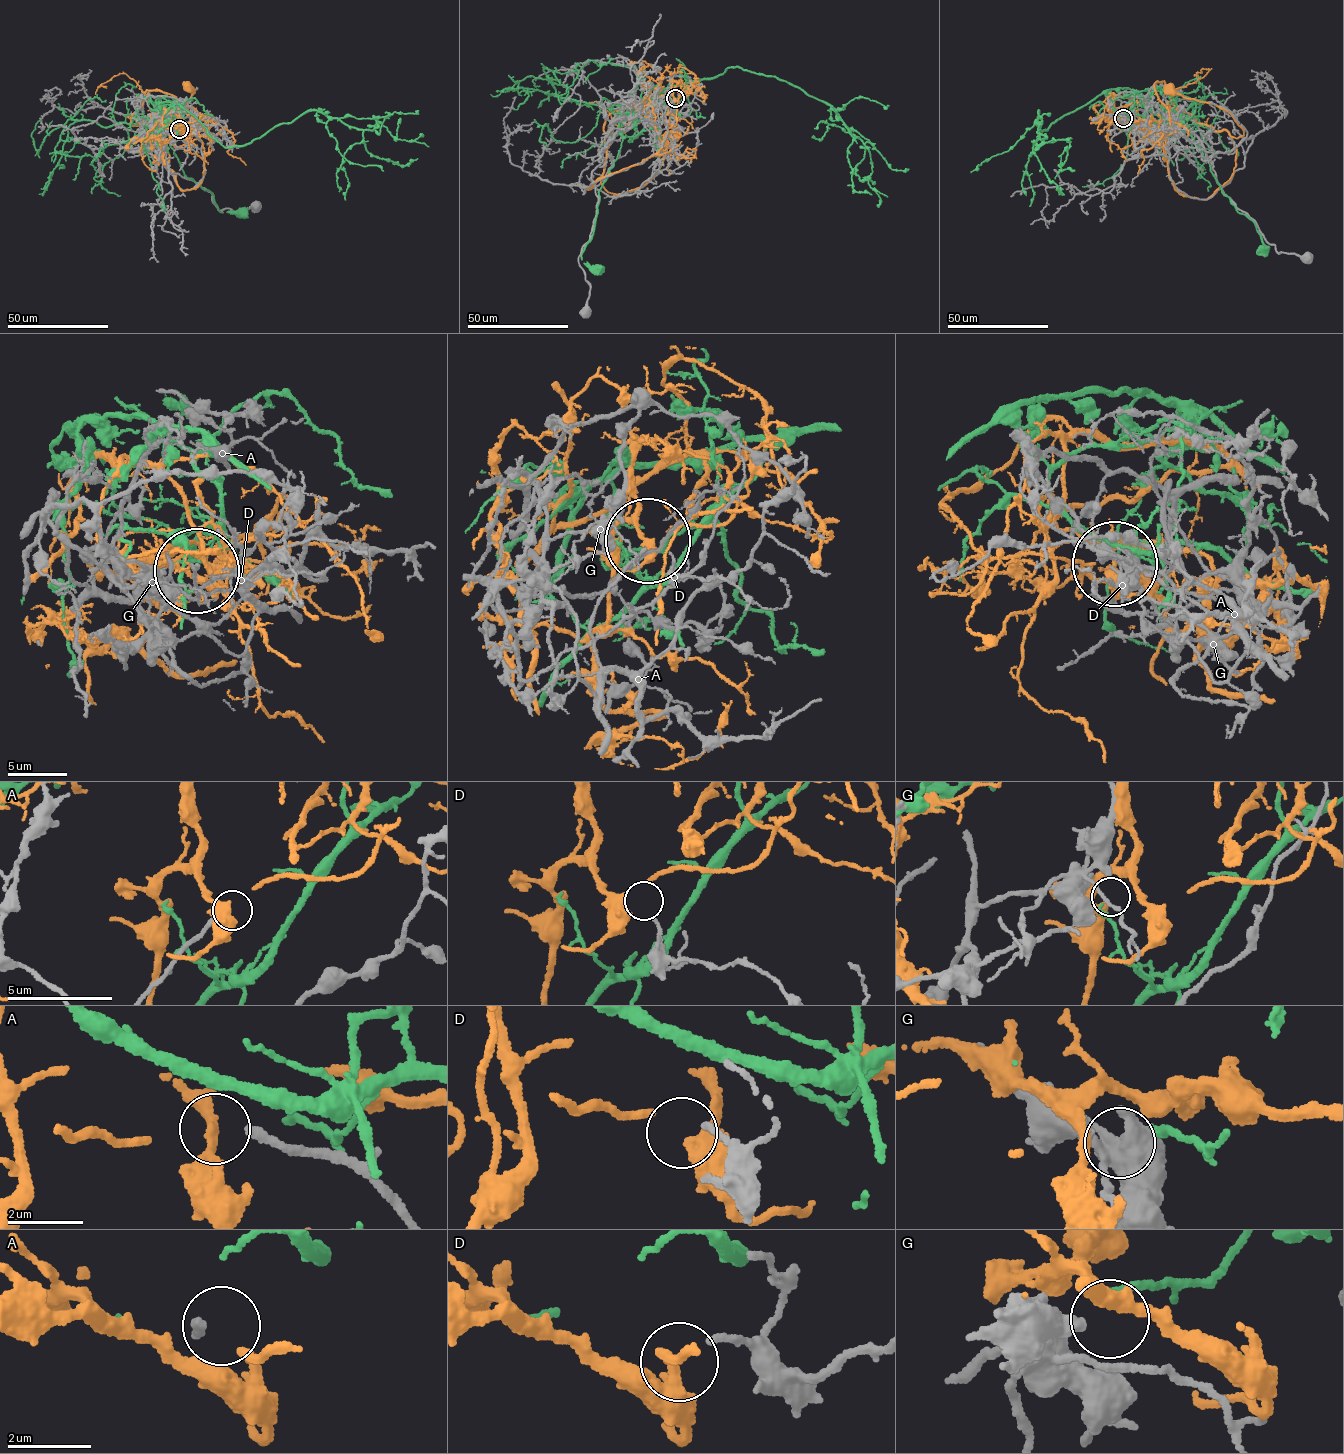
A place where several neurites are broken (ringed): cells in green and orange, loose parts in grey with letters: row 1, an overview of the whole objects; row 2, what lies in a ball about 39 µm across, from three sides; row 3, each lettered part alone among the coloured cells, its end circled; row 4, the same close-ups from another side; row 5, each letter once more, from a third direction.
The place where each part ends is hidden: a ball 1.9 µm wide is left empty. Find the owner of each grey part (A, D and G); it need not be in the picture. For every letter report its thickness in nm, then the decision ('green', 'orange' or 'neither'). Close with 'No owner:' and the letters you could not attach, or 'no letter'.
A: calibre 240 nm; neither
D: calibre 160 nm; orange
G: calibre 280 nm; neither
No owner: A, G

